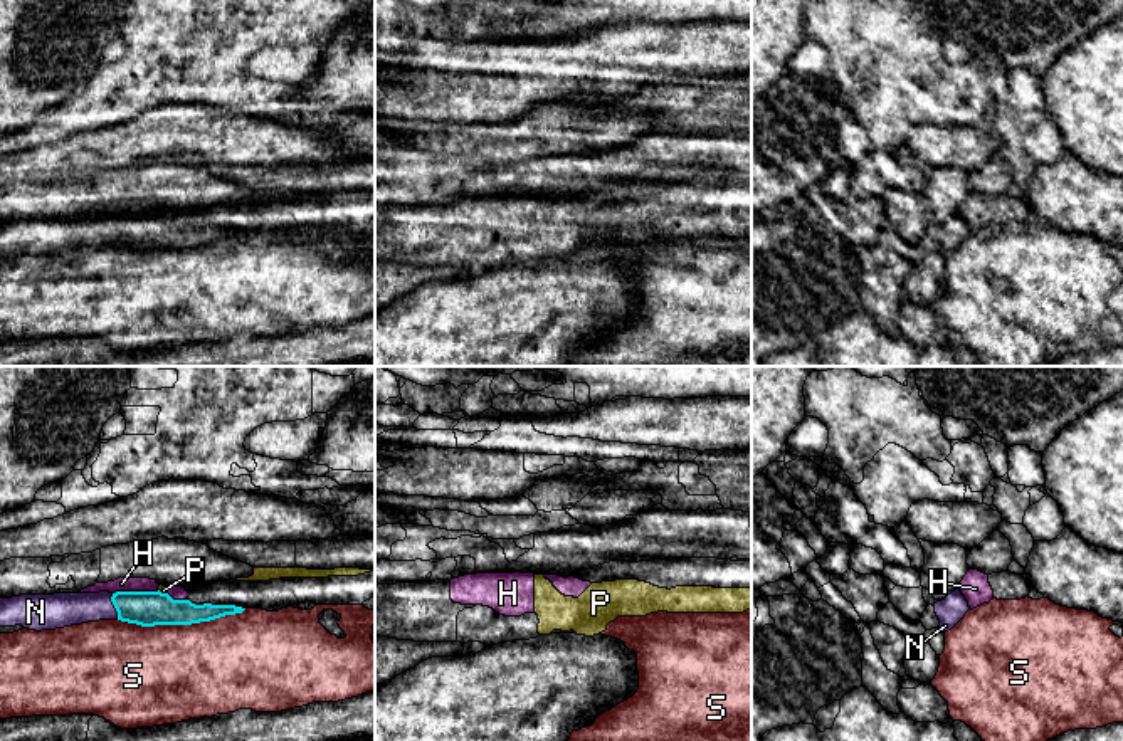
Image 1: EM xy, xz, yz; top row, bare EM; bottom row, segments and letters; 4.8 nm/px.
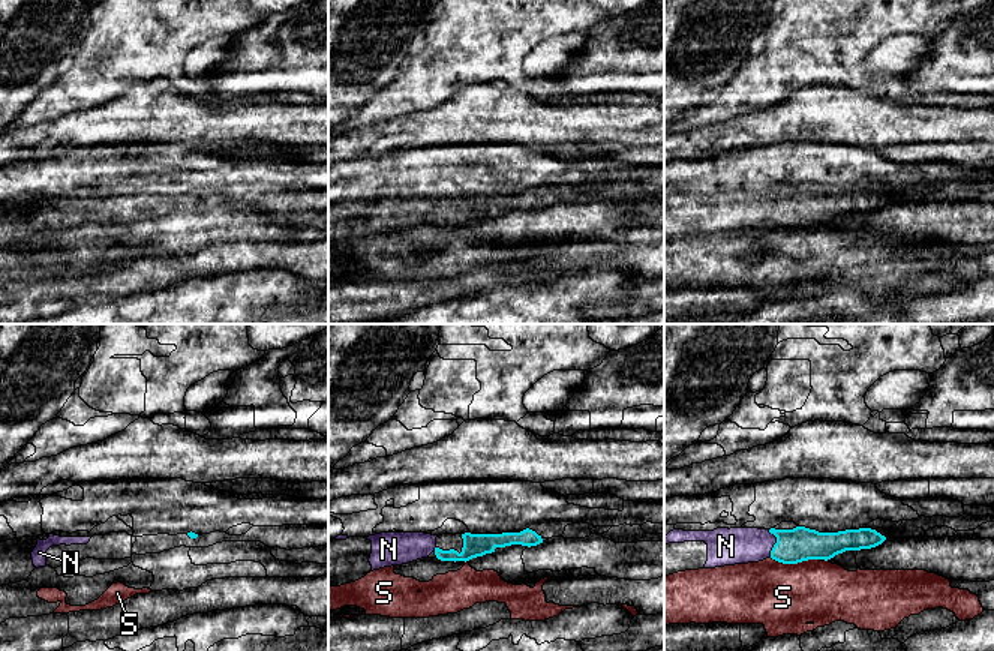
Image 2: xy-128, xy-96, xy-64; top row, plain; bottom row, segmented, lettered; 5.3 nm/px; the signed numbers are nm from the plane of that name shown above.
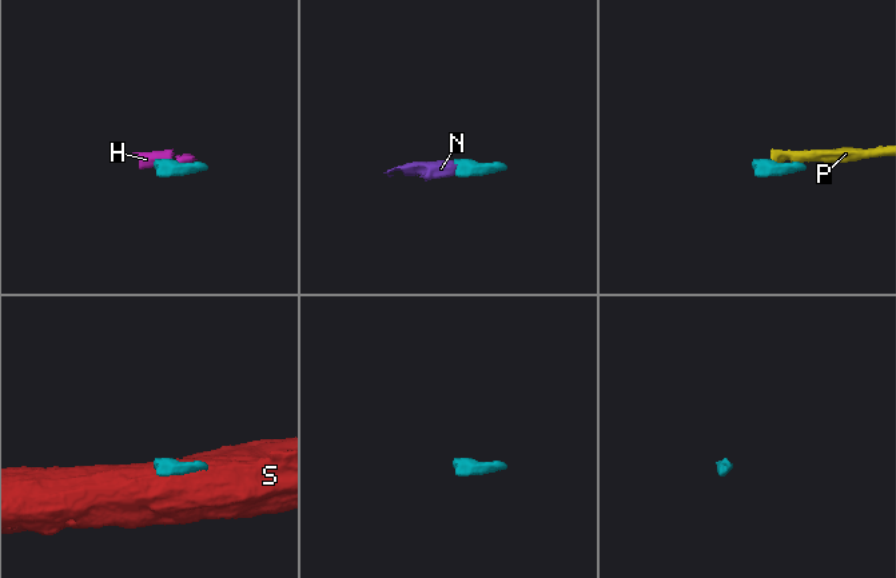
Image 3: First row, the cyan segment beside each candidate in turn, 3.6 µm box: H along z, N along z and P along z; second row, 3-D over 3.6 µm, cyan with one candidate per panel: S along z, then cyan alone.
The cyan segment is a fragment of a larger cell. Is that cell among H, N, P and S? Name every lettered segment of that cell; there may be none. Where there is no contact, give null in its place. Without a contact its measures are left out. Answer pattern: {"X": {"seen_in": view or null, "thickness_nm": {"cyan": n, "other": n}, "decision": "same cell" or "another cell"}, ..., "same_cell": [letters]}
{"H": {"seen_in": "xy", "thickness_nm": {"cyan": 170, "other": 60}, "decision": "another cell"}, "N": {"seen_in": "xy", "thickness_nm": {"cyan": 170, "other": 160}, "decision": "same cell"}, "P": {"seen_in": "xy", "thickness_nm": {"cyan": 170, "other": 40}, "decision": "another cell"}, "S": {"seen_in": "xy", "thickness_nm": {"cyan": 170, "other": 480}, "decision": "another cell"}, "same_cell": ["N"]}

